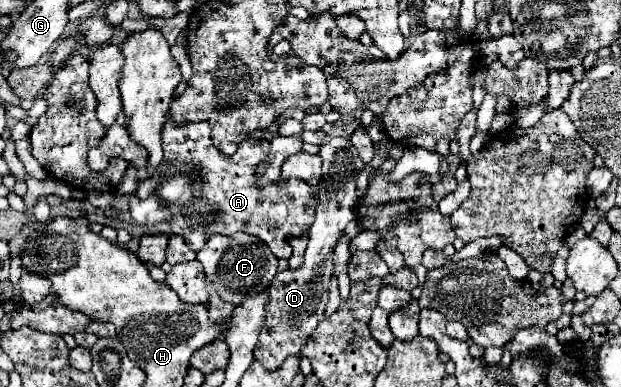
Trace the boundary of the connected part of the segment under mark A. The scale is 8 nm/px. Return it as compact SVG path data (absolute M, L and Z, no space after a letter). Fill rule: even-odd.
M168 116L162 132L162 142L166 154L166 160L162 164L164 170L170 164L178 168L188 164L200 164L200 176L206 182L206 186L192 190L192 178L184 174L166 174L166 180L162 180L162 184L156 190L156 194L172 206L172 232L182 236L192 250L200 250L210 234L234 234L242 230L266 242L276 258L288 260L292 256L290 240L306 234L312 224L316 208L316 186L308 186L304 180L298 178L286 178L282 182L276 180L264 184L256 182L254 168L268 156L268 140L248 138L238 146L236 154L226 156L212 146L210 126L206 122L180 128L174 126L174 122Z

